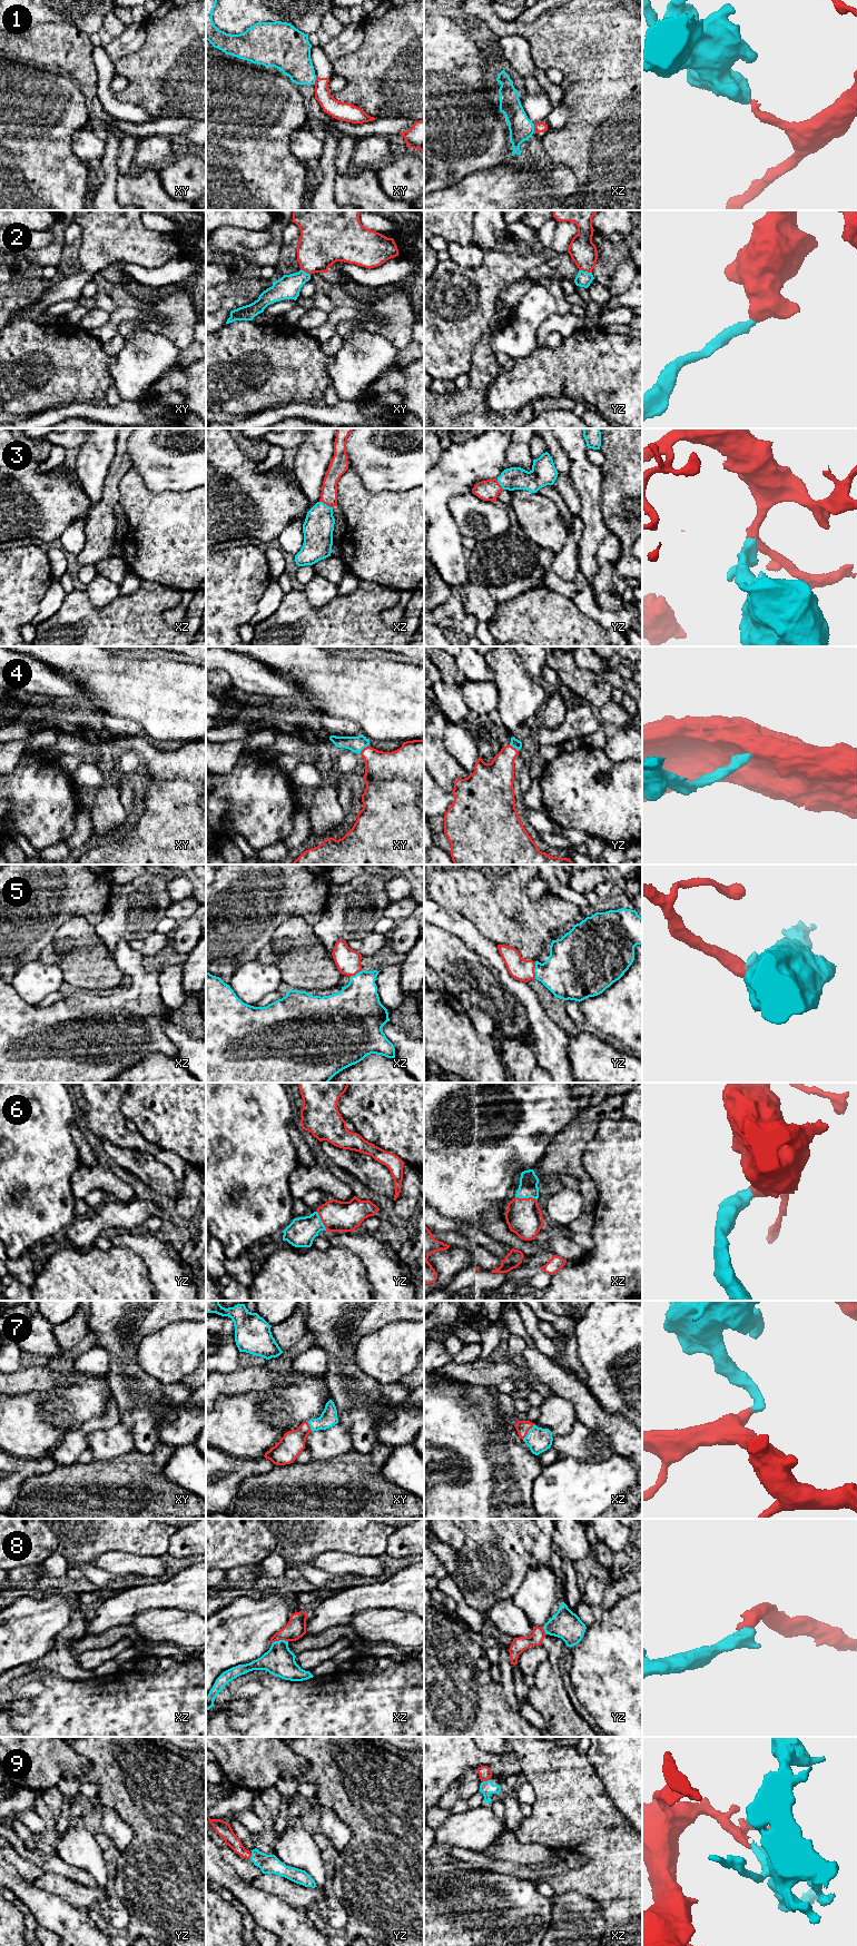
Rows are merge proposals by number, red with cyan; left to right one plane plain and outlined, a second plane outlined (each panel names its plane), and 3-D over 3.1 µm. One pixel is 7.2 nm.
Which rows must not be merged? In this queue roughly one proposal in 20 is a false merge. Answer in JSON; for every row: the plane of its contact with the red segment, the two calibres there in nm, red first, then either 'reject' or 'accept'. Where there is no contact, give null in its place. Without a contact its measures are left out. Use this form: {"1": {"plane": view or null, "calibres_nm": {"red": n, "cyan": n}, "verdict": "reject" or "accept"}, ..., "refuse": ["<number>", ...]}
{"1": {"plane": "xz", "calibres_nm": {"red": 80, "cyan": 180}, "verdict": "reject"}, "2": {"plane": "yz", "calibres_nm": {"red": 190, "cyan": 110}, "verdict": "accept"}, "3": {"plane": "xz", "calibres_nm": {"red": 120, "cyan": 220}, "verdict": "accept"}, "4": {"plane": "xy", "calibres_nm": {"red": 320, "cyan": 110}, "verdict": "accept"}, "5": {"plane": "yz", "calibres_nm": {"red": 160, "cyan": 360}, "verdict": "accept"}, "6": {"plane": "xz", "calibres_nm": {"red": 260, "cyan": 140}, "verdict": "accept"}, "7": {"plane": "xz", "calibres_nm": {"red": 100, "cyan": 180}, "verdict": "accept"}, "8": {"plane": "xz", "calibres_nm": {"red": 140, "cyan": 220}, "verdict": "accept"}, "9": {"plane": "xz", "calibres_nm": {"red": 90, "cyan": 100}, "verdict": "accept"}, "refuse": ["1"]}

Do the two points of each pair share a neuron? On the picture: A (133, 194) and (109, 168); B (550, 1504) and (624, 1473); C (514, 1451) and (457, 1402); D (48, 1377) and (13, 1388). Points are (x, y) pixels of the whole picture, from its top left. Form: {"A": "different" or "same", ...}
{"A": "different", "B": "same", "C": "same", "D": "same"}

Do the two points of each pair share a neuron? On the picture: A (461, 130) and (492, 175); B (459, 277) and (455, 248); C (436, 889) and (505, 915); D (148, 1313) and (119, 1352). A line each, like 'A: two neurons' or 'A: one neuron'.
A: two neurons
B: two neurons
C: one neuron
D: one neuron

